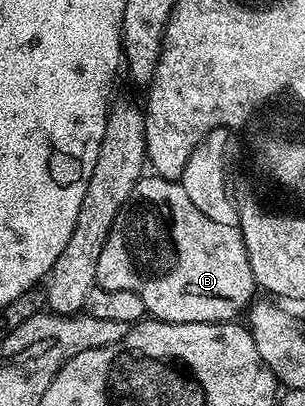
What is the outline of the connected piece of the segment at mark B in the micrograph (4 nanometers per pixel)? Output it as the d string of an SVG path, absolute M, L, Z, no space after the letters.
M156 173L146 174L131 193L129 200L119 209L115 221L111 225L111 233L107 233L107 241L103 245L103 254L99 257L97 270L97 286L103 289L127 289L135 293L143 301L146 312L154 319L162 319L164 323L223 323L238 318L237 314L244 312L254 302L253 291L258 290L255 277L251 273L251 261L247 257L245 242L240 230L231 225L219 225L219 221L211 221L211 217L203 217L199 209L195 209L195 201L187 197L180 182L172 179L163 179Z

